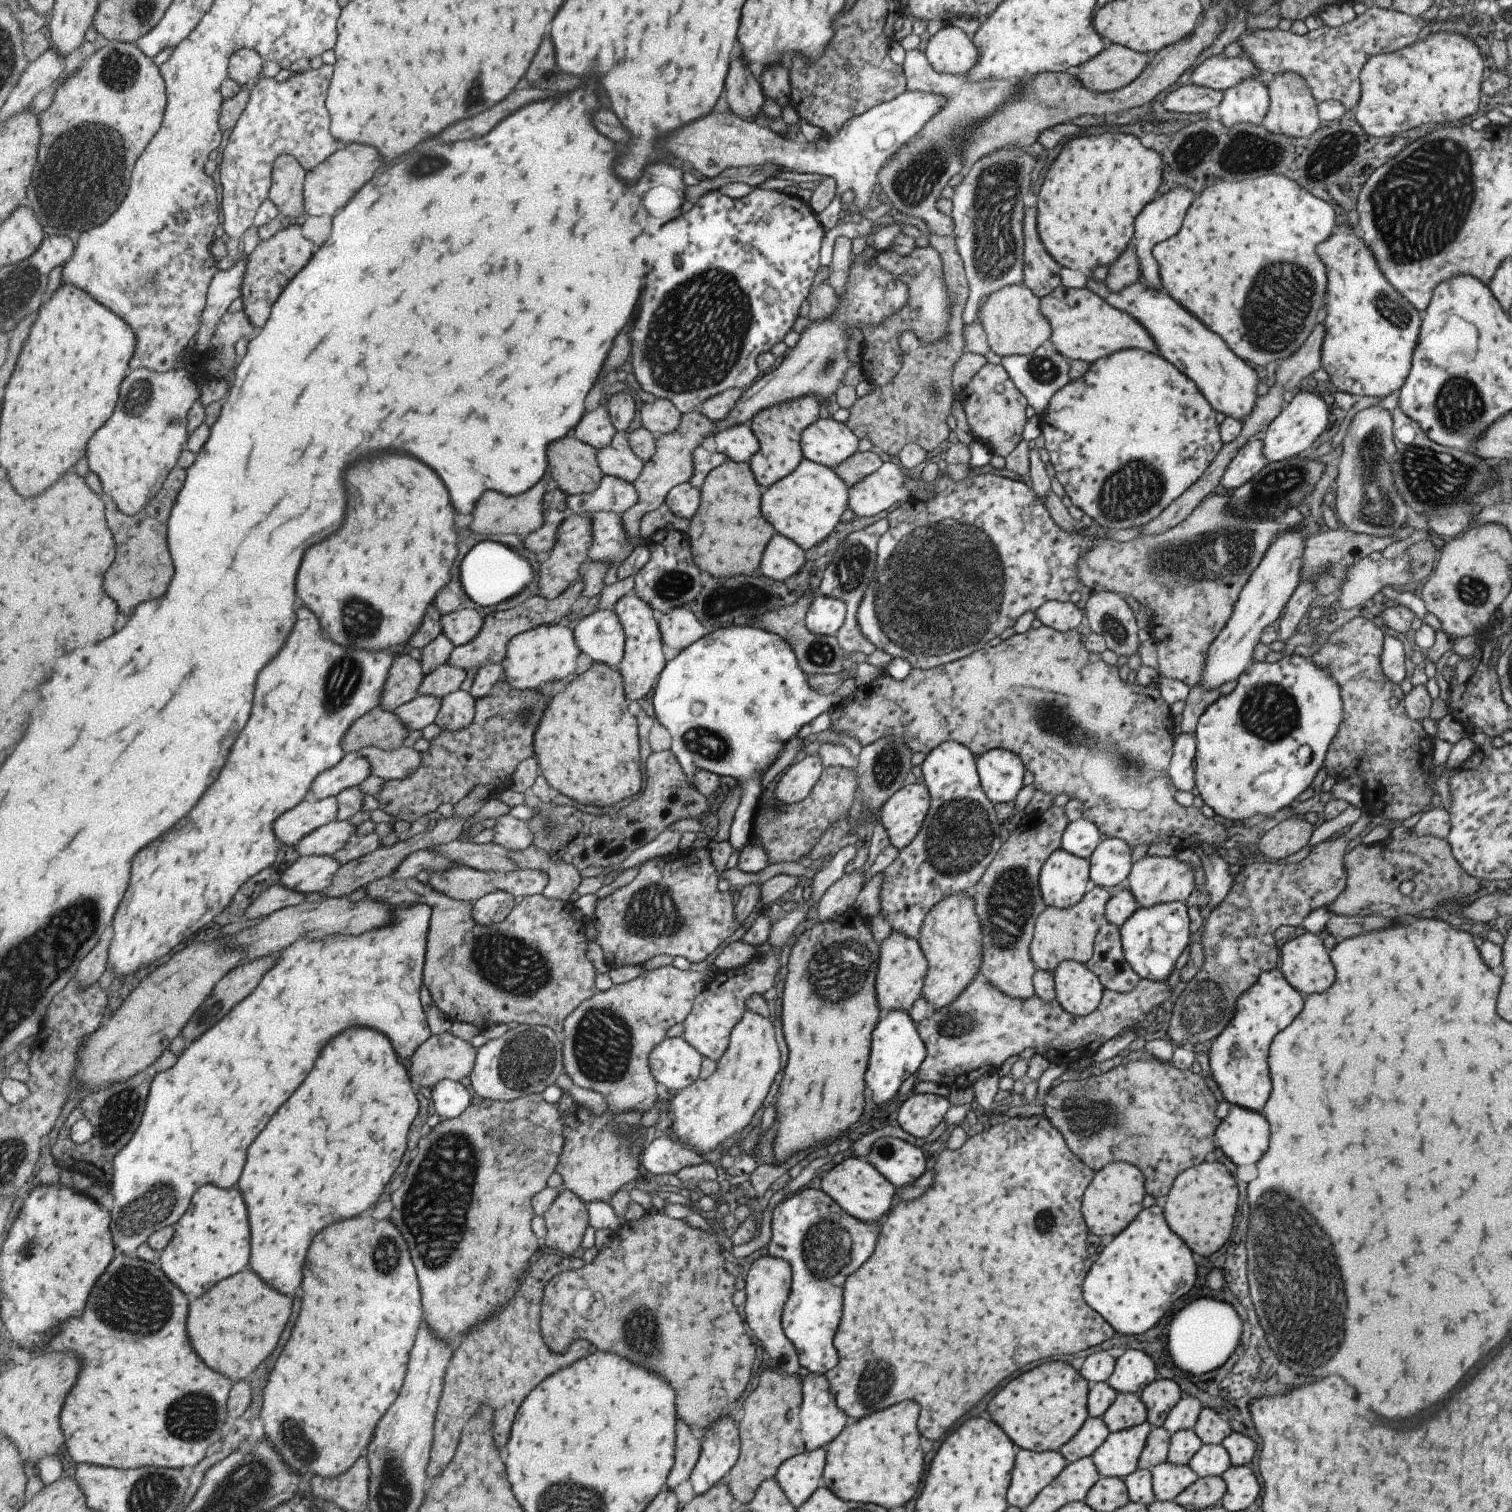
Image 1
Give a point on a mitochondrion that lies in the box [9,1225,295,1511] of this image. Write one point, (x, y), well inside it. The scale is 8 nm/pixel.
(134, 1299)

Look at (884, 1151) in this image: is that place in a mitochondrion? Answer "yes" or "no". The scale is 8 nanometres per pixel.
yes

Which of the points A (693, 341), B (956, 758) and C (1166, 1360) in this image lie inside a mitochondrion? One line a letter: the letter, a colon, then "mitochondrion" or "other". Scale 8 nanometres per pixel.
A: mitochondrion
B: other
C: other

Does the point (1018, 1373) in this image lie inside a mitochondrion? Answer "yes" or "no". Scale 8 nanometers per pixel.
no

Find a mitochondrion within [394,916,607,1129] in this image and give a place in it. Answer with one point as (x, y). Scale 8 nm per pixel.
(507, 963)

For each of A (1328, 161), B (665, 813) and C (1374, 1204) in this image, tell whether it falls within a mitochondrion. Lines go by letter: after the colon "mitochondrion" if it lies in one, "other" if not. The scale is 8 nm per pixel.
A: mitochondrion
B: other
C: other

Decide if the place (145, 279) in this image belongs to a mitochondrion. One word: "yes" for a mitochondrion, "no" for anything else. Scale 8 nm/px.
yes

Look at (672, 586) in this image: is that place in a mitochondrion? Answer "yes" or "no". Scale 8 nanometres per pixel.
yes

